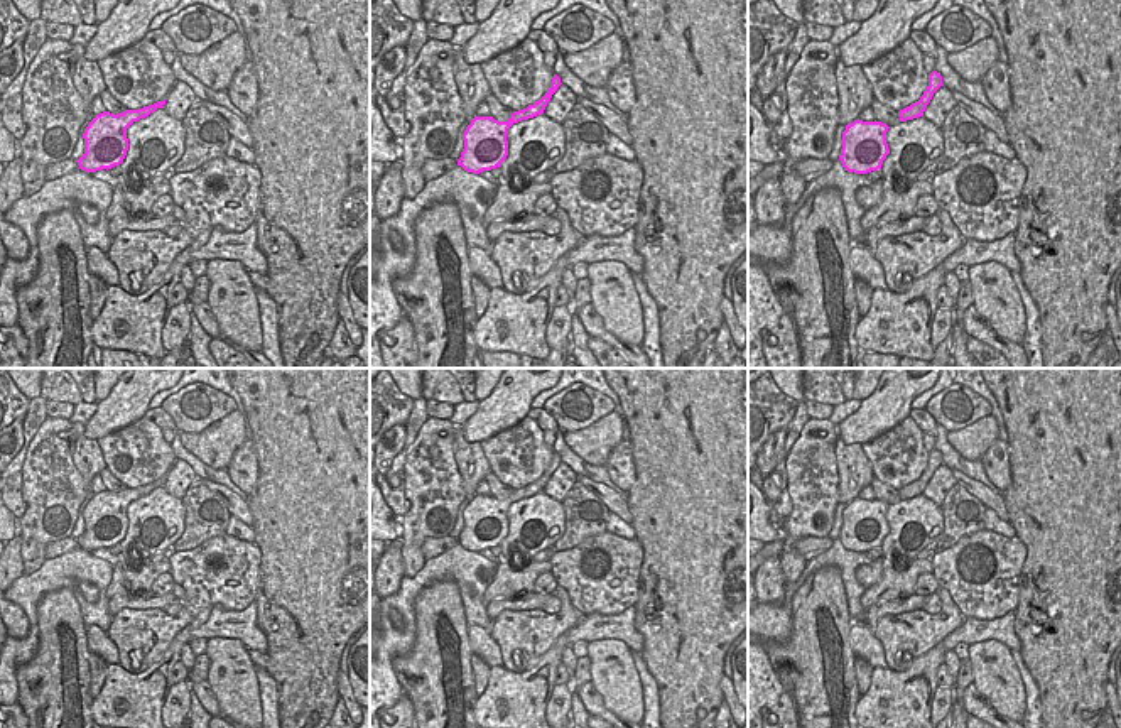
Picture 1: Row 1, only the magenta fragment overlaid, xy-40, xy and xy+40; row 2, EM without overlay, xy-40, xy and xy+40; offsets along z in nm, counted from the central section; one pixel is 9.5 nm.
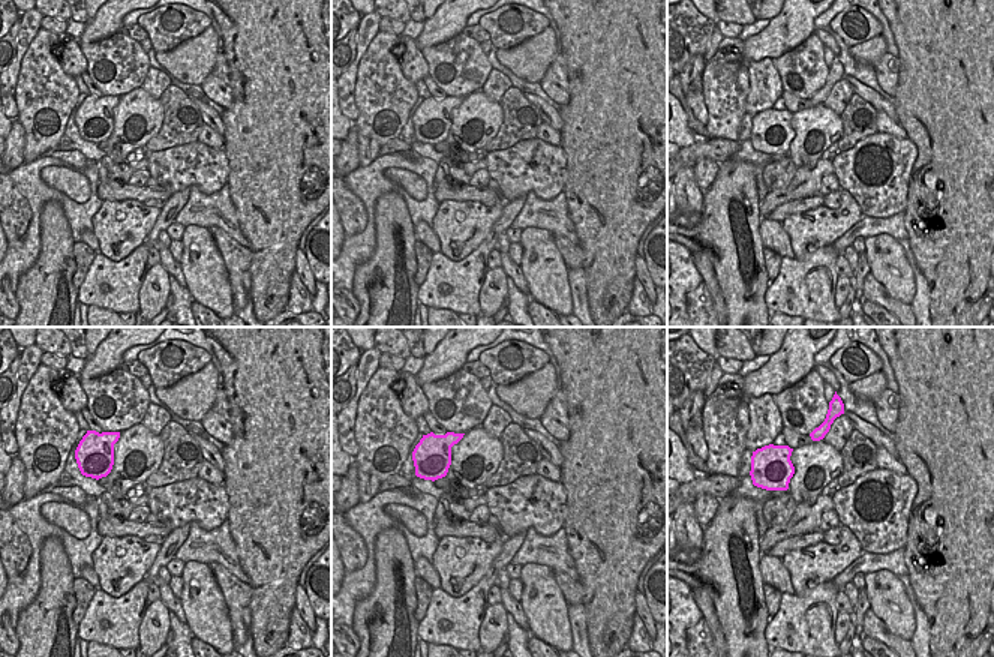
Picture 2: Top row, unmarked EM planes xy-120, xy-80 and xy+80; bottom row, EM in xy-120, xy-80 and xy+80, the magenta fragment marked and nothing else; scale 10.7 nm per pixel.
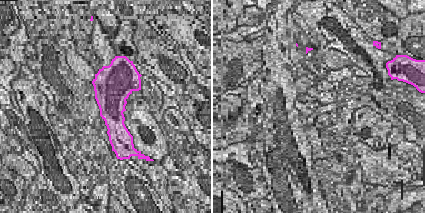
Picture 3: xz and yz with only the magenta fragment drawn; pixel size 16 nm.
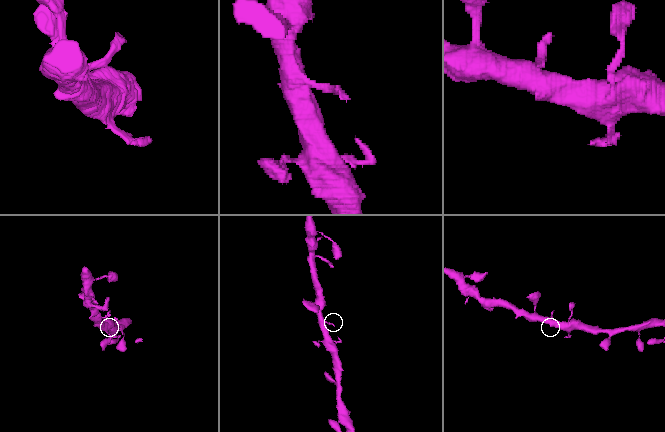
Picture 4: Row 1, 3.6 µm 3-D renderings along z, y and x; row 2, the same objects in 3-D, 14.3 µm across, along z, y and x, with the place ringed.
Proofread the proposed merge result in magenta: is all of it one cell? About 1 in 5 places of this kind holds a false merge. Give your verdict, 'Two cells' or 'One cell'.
One cell.

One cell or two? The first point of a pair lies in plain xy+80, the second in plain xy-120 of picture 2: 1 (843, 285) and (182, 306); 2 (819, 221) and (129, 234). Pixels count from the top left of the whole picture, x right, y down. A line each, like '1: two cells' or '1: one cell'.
1: two cells
2: one cell

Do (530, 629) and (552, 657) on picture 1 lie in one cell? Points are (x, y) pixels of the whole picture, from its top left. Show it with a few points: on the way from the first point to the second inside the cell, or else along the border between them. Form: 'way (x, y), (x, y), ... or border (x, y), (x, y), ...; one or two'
border (566, 630), (534, 664), (514, 673); two

